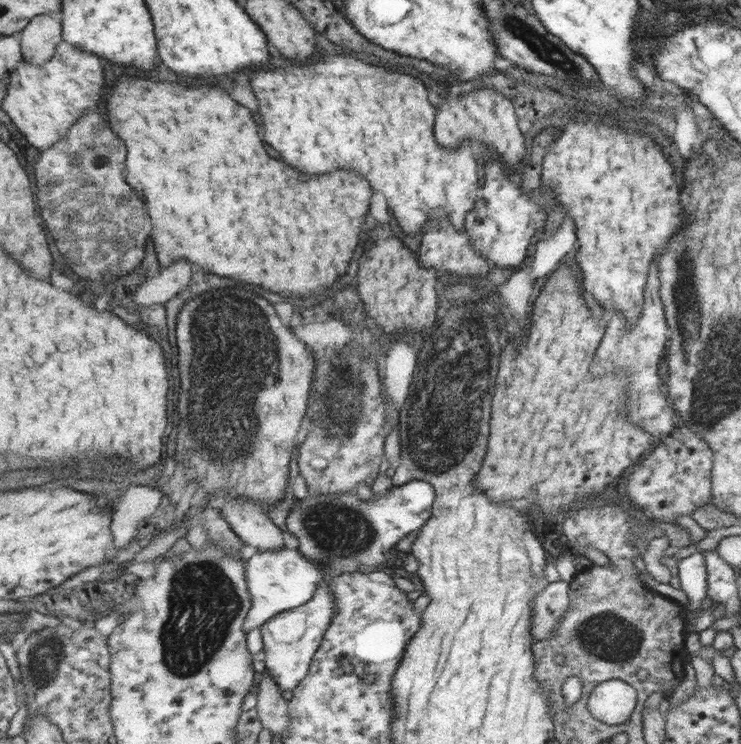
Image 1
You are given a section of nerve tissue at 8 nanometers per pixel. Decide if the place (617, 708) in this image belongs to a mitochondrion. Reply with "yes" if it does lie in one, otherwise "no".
no

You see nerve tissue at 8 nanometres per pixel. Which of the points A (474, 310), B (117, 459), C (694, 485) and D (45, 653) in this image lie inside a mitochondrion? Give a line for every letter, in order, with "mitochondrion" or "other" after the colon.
A: mitochondrion
B: other
C: other
D: mitochondrion

